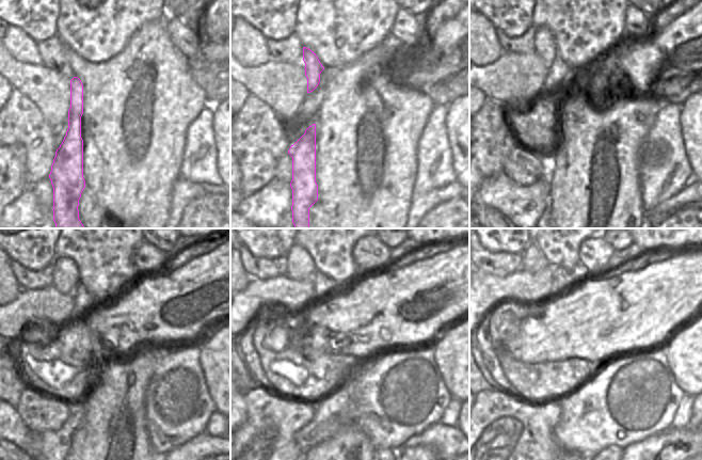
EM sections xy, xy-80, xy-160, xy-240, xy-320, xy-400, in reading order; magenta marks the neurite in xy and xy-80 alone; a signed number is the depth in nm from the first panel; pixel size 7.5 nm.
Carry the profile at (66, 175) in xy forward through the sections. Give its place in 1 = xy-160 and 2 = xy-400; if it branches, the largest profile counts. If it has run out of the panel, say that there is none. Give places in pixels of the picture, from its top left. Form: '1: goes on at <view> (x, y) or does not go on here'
1: goes on at xy-160 (545, 47)
2: goes on at xy-400 (533, 259)

